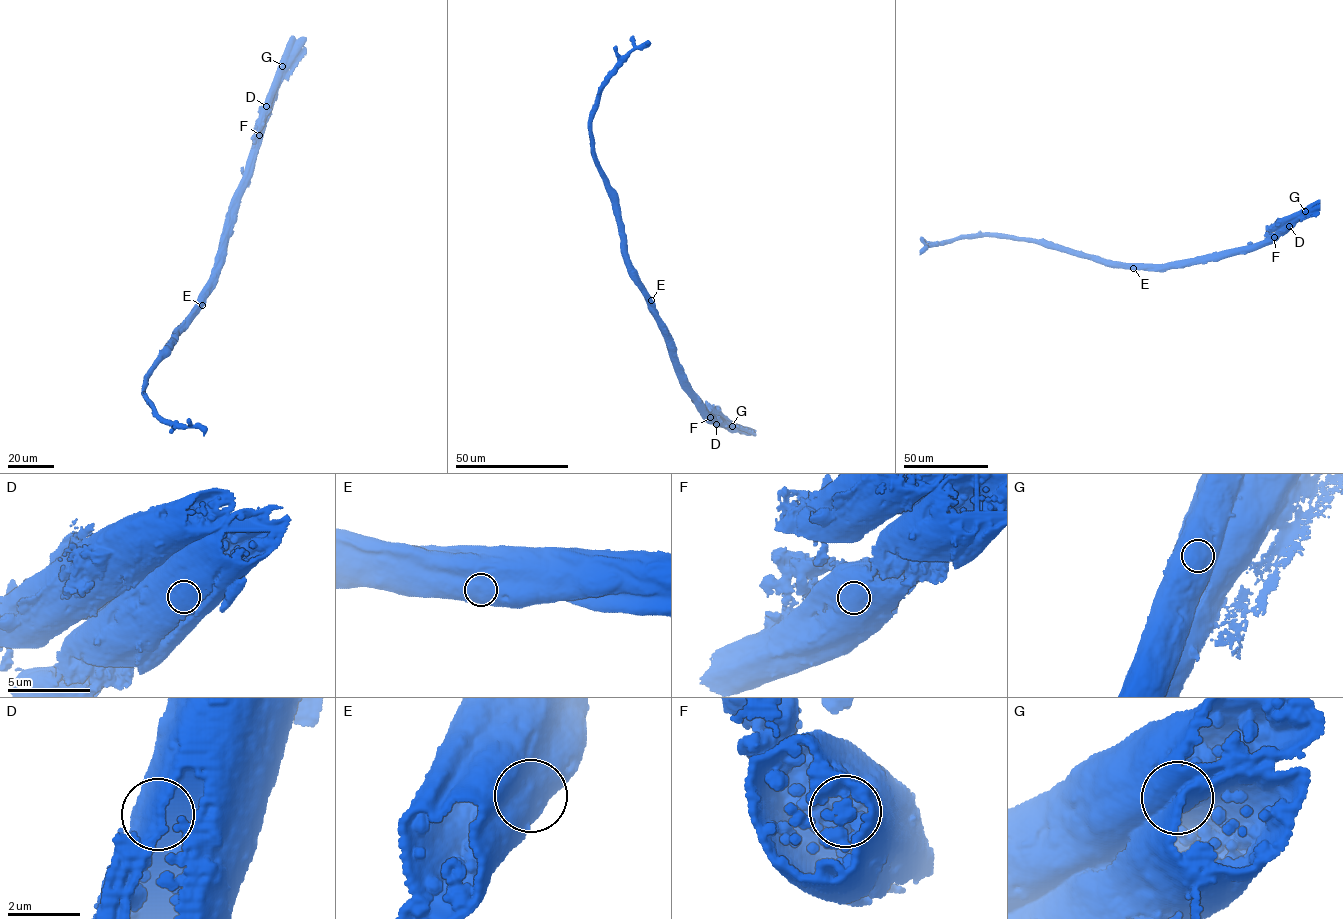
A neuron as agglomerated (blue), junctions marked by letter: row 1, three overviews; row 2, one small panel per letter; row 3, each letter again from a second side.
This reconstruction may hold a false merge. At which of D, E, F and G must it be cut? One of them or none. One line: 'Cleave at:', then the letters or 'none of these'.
Cleave at: G

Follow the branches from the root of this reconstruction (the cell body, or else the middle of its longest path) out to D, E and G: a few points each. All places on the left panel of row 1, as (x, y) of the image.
D: (246, 177), (246, 161), (253, 150), (266, 106)
E: (246, 177), (228, 216), (228, 226), (202, 305)
G: (246, 177), (246, 161), (263, 127), (268, 97), (282, 66)

